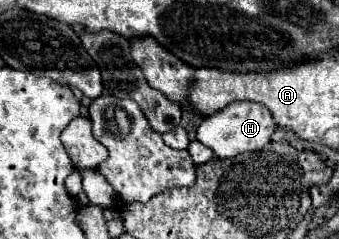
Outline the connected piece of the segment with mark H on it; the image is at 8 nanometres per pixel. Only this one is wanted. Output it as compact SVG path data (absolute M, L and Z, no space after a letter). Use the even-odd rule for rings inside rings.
M232 103L212 115L208 115L198 127L198 141L210 147L220 159L232 159L240 153L254 153L272 141L276 123L272 113L260 103Z

